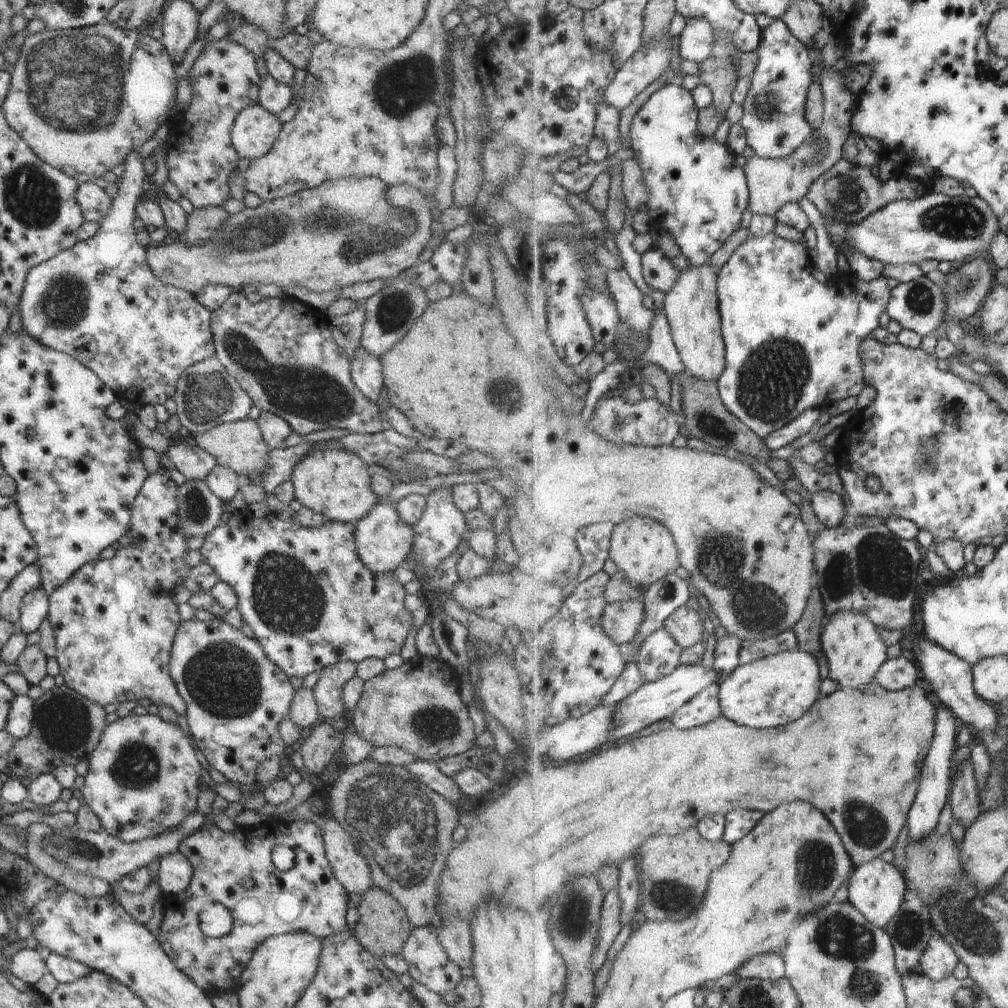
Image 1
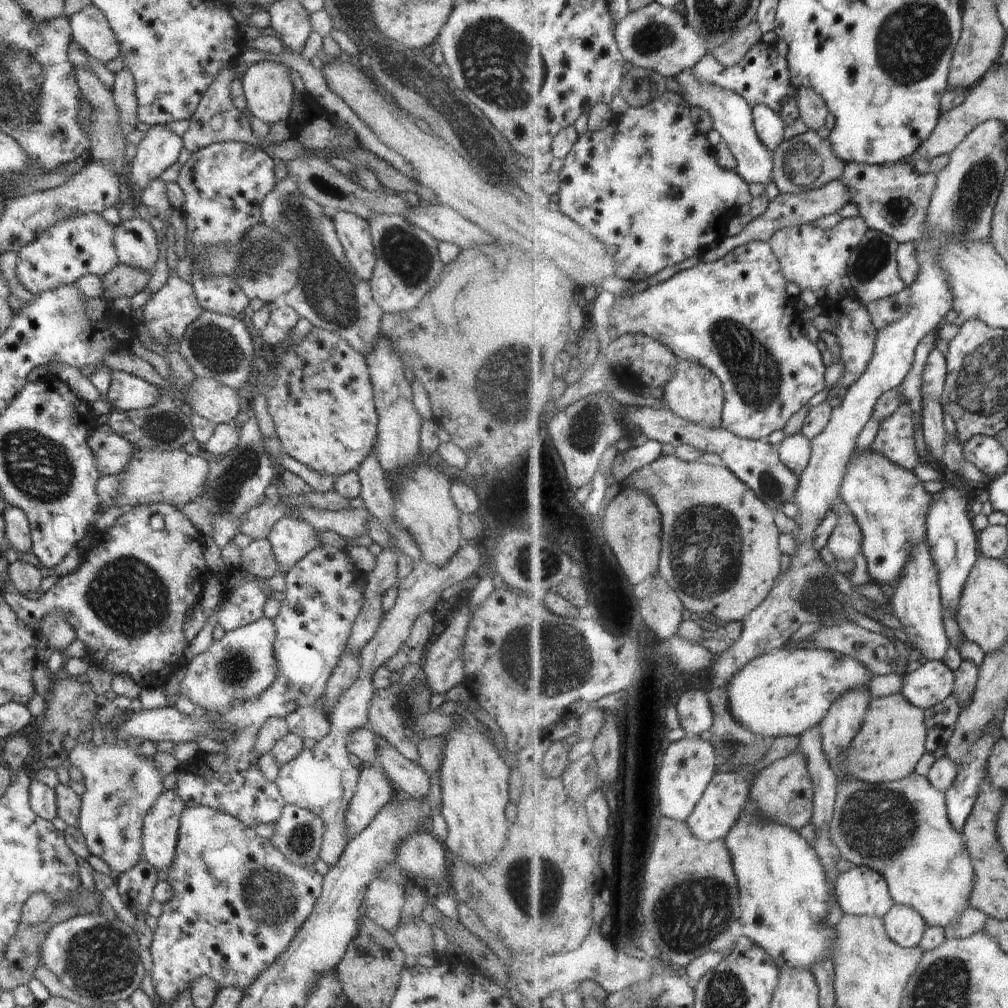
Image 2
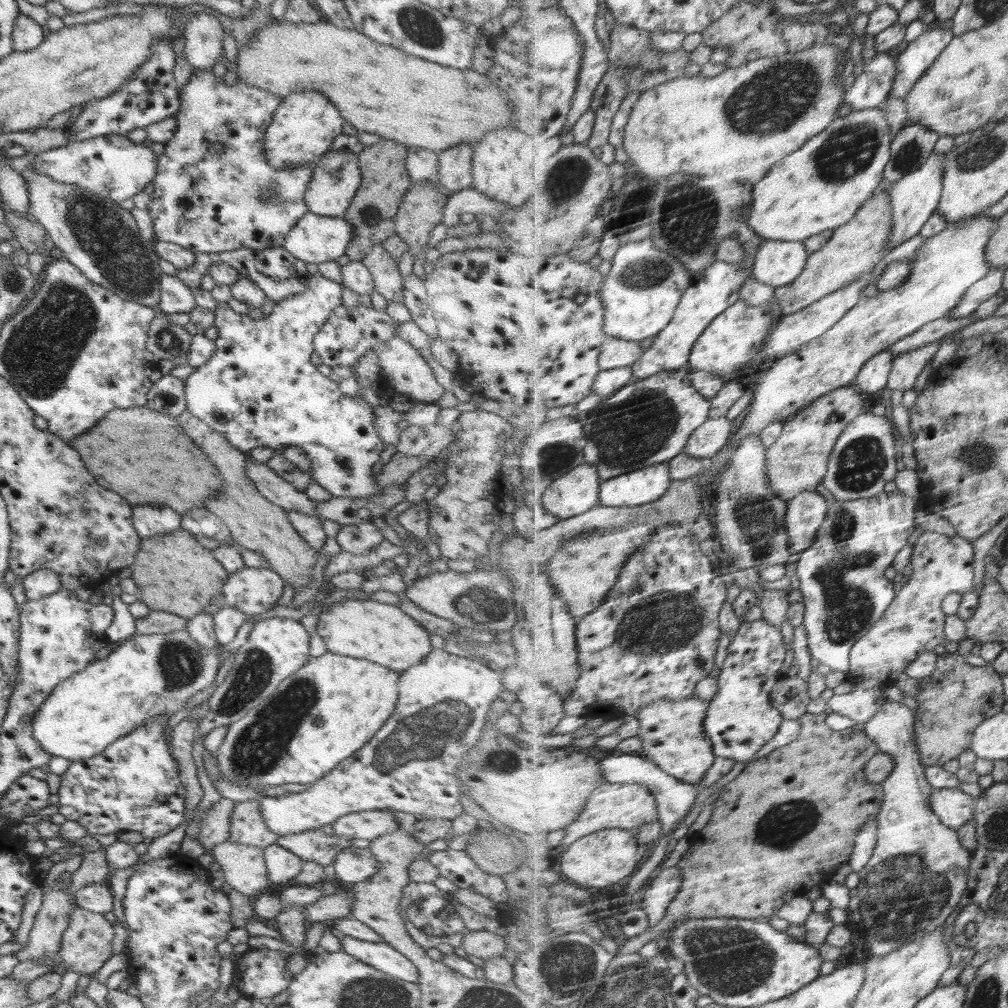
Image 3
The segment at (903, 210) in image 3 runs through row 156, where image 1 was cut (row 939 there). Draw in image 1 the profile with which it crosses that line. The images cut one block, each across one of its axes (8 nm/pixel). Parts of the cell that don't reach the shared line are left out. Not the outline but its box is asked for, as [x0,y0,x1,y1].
[922,932,960,980]

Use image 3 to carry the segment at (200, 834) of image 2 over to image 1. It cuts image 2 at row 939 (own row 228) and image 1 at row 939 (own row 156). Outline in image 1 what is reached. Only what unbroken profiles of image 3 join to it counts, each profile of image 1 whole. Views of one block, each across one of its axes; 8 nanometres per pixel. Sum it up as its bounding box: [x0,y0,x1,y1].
[157,819,350,996]

